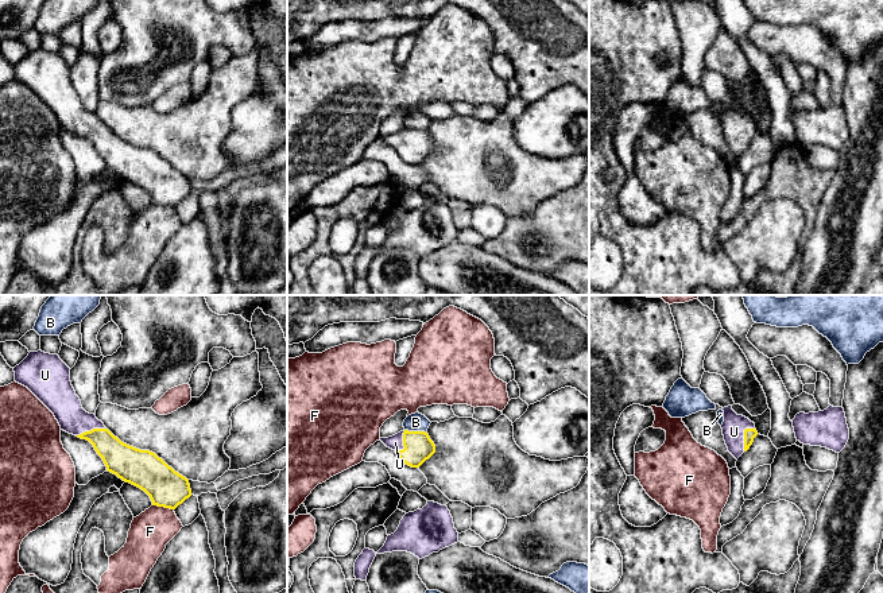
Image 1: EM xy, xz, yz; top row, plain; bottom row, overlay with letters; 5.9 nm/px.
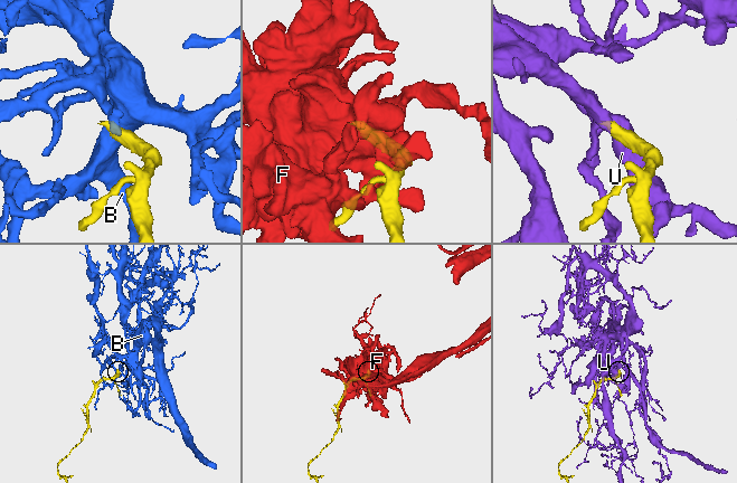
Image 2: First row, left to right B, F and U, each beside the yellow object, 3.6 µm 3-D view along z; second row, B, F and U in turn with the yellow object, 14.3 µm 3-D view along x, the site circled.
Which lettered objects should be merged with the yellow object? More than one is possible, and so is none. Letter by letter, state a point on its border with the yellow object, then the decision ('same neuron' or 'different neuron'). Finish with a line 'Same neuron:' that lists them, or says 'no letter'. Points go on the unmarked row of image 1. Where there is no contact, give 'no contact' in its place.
B: xz (415, 130) | different neuron
F: xy (163, 204) | different neuron
U: yz (744, 134) | same neuron
Same neuron: U

